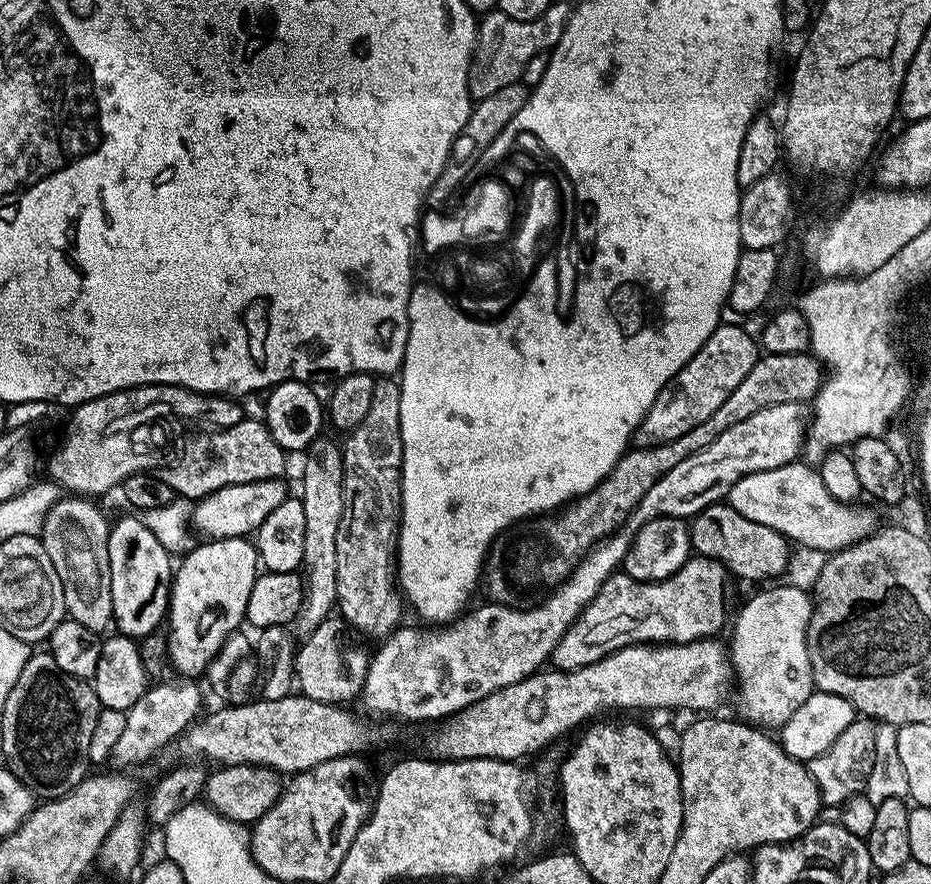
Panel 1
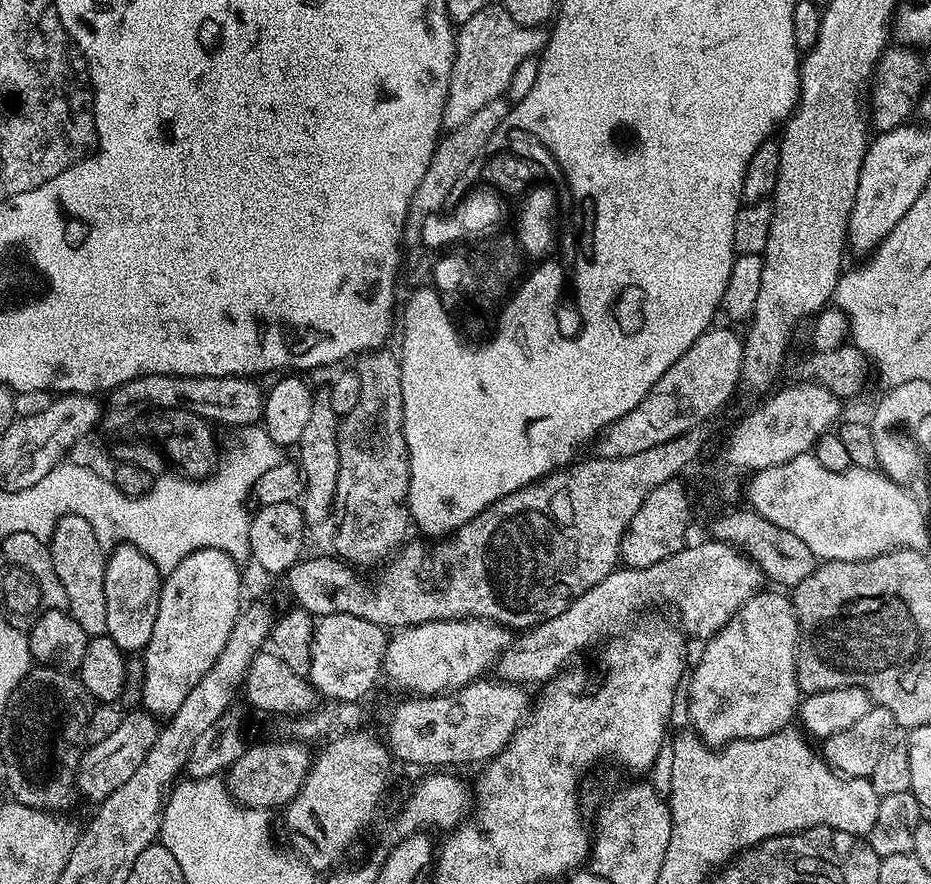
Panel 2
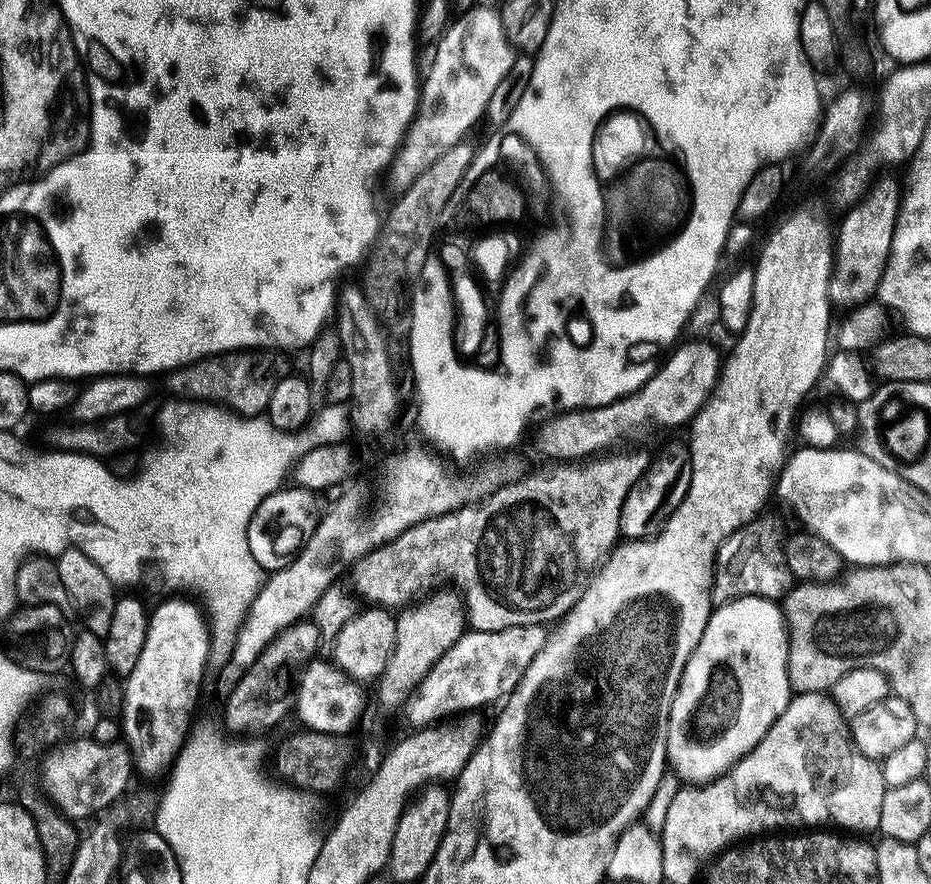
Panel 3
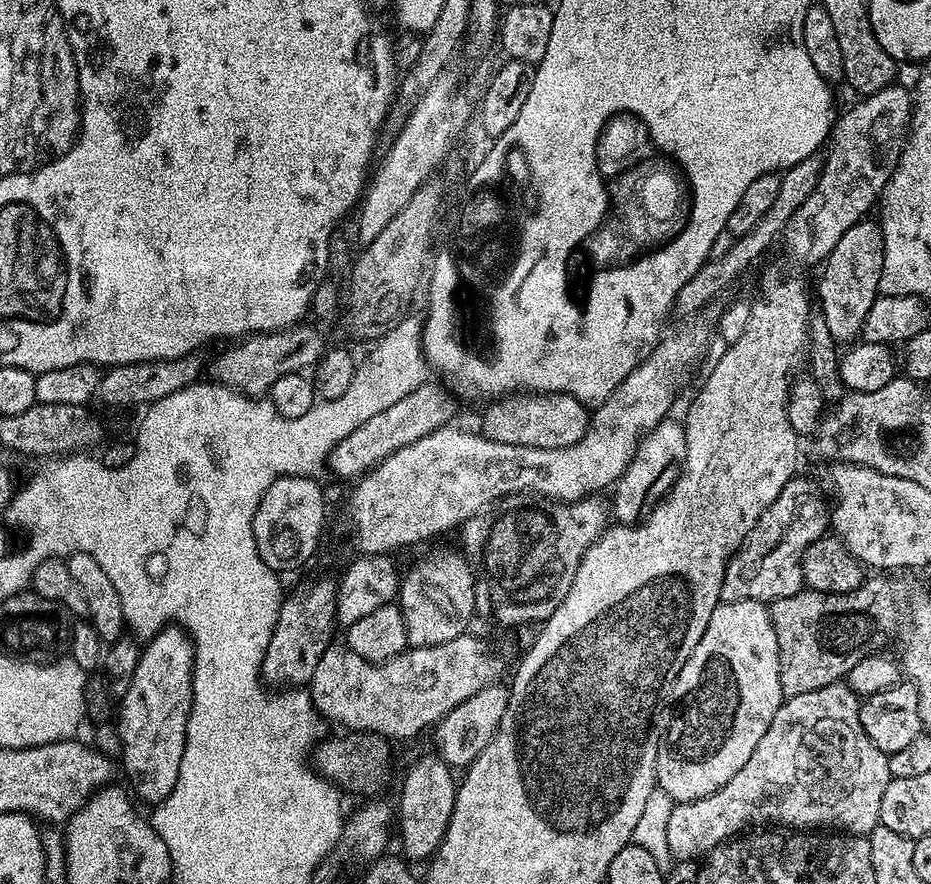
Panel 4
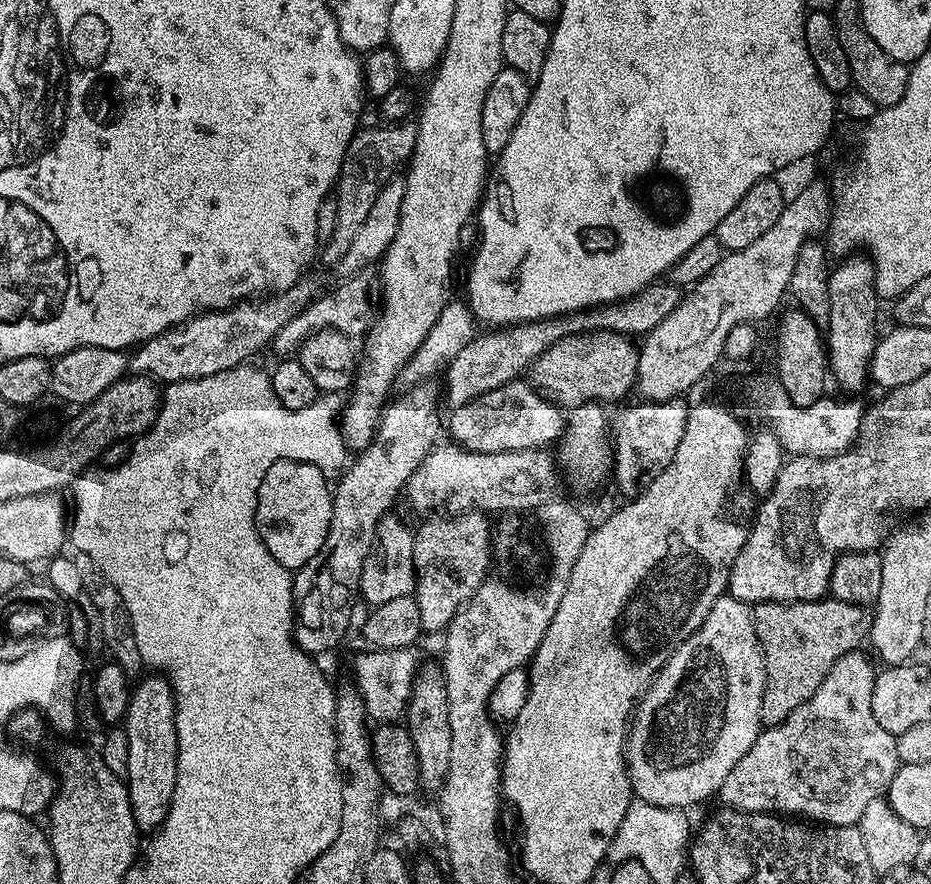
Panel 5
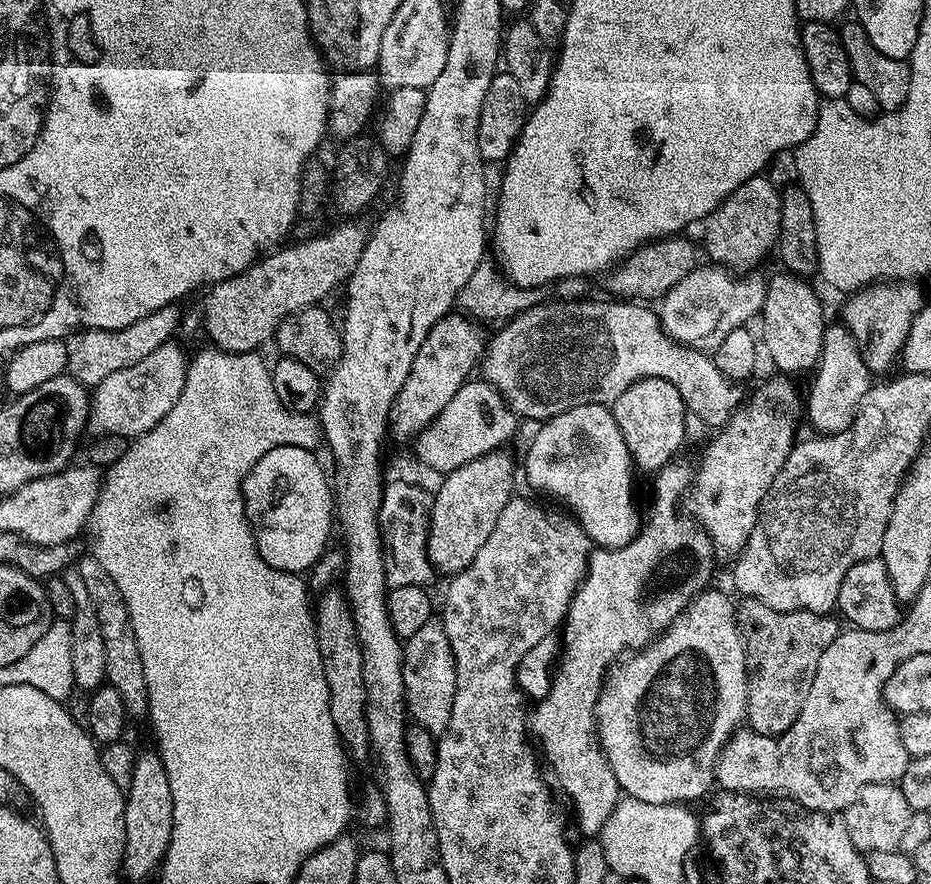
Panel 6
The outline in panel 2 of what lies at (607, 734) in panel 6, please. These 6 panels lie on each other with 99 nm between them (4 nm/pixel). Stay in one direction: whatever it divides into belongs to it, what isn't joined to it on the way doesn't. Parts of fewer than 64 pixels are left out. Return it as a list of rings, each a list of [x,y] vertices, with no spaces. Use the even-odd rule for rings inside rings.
[[[764,590],[749,598],[732,615],[730,622],[726,622],[726,626],[705,643],[708,645],[696,669],[693,672],[691,669],[686,684],[688,720],[692,723],[689,724],[691,731],[701,736],[705,745],[723,746],[731,740],[753,740],[782,732],[797,715],[802,693],[796,681],[796,612],[791,599],[776,592]]]

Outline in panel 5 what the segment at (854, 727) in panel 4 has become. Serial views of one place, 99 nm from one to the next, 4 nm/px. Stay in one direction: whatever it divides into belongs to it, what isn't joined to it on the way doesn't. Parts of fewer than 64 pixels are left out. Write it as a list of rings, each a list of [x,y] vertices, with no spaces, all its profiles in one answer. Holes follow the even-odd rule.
[[[853,650],[847,652],[844,656],[840,656],[838,662],[834,662],[834,666],[830,666],[822,686],[818,686],[818,690],[810,699],[802,706],[798,706],[798,710],[794,710],[789,719],[783,720],[780,724],[765,727],[754,742],[754,746],[750,746],[750,750],[746,750],[746,754],[740,759],[738,766],[734,766],[734,770],[730,770],[730,774],[726,774],[726,782],[722,782],[718,793],[718,800],[724,803],[721,805],[725,809],[742,812],[766,812],[769,814],[792,814],[788,812],[797,812],[800,815],[797,817],[807,818],[809,821],[819,822],[824,826],[859,825],[862,818],[862,810],[866,810],[866,806],[870,806],[870,802],[881,799],[887,793],[896,769],[901,765],[898,758],[898,750],[896,749],[896,737],[891,736],[886,730],[882,730],[882,726],[878,726],[878,722],[874,719],[872,691],[874,690],[876,674],[877,669],[875,667],[872,668],[871,662],[859,650]]]

